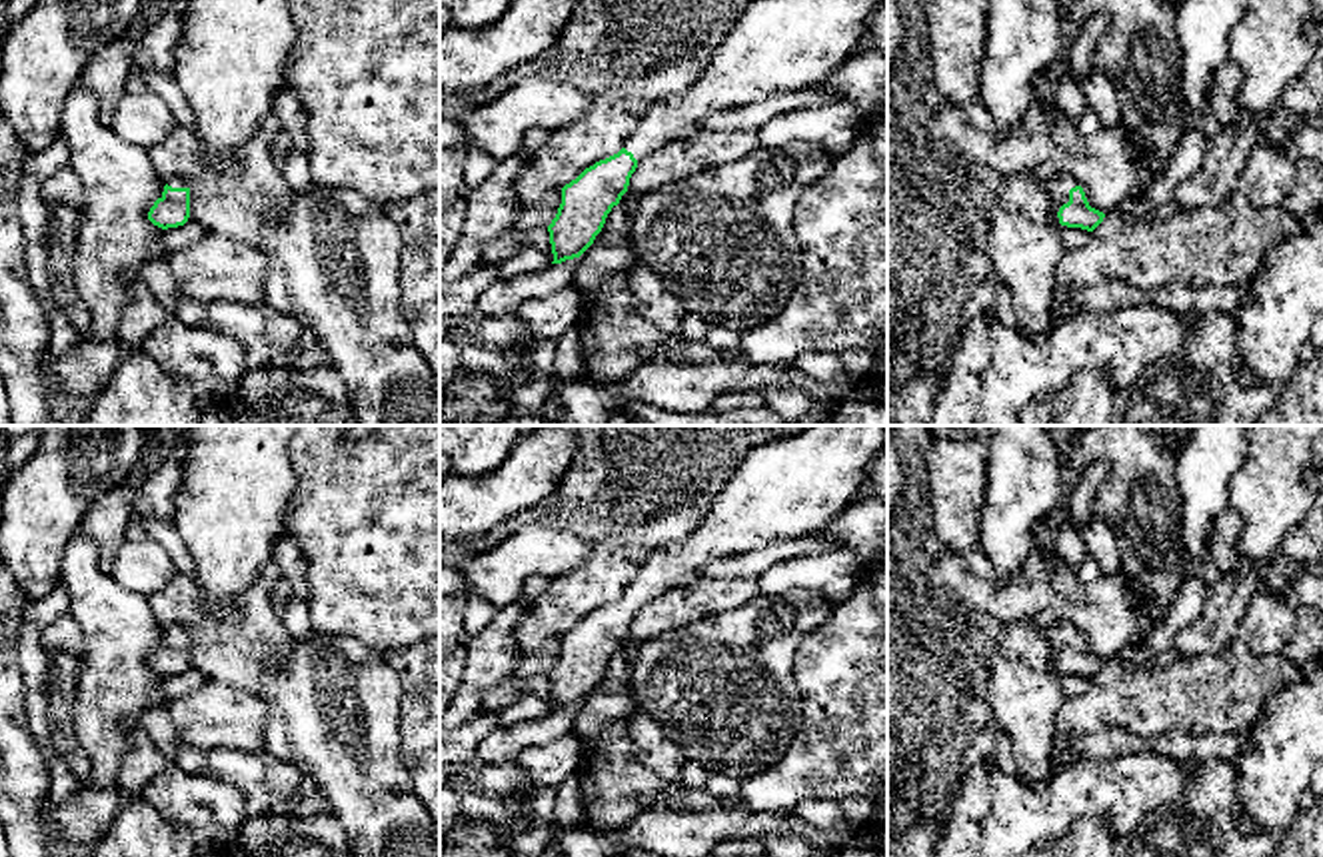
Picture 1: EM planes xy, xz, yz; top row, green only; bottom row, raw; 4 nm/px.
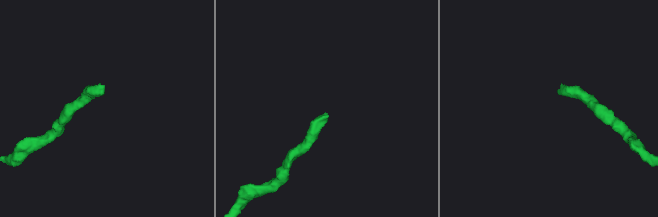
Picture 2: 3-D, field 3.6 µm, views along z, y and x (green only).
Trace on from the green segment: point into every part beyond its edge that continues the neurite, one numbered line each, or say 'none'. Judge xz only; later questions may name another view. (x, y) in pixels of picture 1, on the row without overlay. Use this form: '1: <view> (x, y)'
1: xz (792, 488)

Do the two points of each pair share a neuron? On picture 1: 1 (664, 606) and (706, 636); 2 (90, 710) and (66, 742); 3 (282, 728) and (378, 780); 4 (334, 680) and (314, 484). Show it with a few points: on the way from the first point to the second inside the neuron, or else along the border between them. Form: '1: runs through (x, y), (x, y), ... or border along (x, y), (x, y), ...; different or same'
1: border along (732, 608), (674, 626), (644, 642); different
2: border along (74, 684), (74, 736), (88, 758), (90, 774); different
3: runs through (306, 728), (354, 772); same
4: border along (314, 634), (356, 640), (376, 650); different

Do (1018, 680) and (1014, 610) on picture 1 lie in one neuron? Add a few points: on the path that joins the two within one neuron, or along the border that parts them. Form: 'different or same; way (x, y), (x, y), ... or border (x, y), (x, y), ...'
different; border (1008, 624), (1032, 622), (1044, 630)

